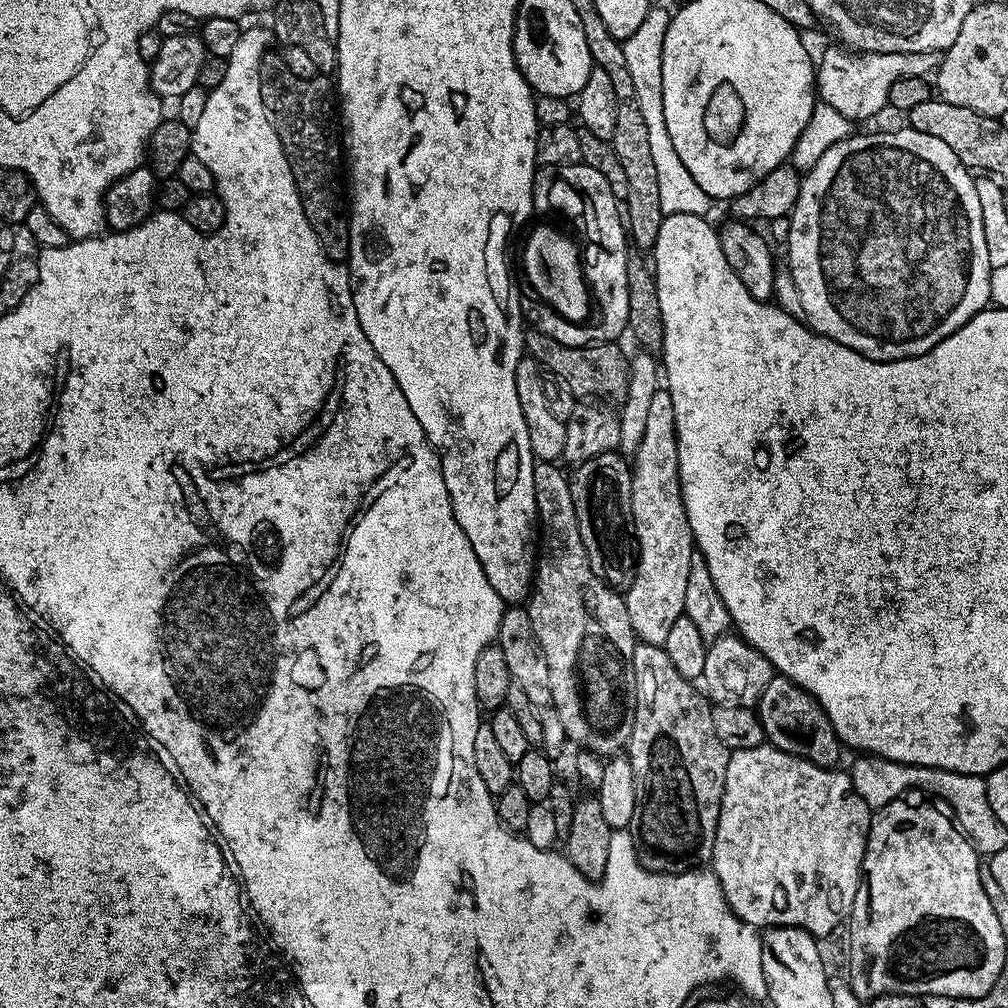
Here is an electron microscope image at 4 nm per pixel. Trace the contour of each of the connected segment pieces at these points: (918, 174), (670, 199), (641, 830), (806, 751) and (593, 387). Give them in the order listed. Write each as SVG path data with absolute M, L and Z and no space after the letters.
M901 126L897 132L868 132L865 136L853 134L842 142L830 146L822 158L812 168L803 173L800 181L798 202L791 210L788 224L788 264L794 286L802 297L804 320L813 332L830 338L842 346L850 346L858 354L871 360L901 360L929 352L938 342L942 342L954 330L958 330L970 318L989 307L990 294L990 254L986 254L986 230L982 226L982 202L978 202L978 190L973 173L938 138L922 134L918 130Z
M653 6L649 8L642 26L630 34L628 40L623 41L626 54L626 66L630 70L630 79L634 82L634 94L638 98L638 110L642 110L642 118L646 118L646 130L650 130L650 150L654 157L654 166L658 170L658 194L662 194L662 210L664 213L677 212L678 214L698 214L704 216L707 213L710 197L690 178L690 170L682 166L682 158L674 150L674 142L670 142L670 134L666 130L666 118L662 106L662 42L666 42L666 30L672 21L672 12L669 9Z
M643 642L637 643L636 649L634 650L634 658L632 659L632 673L636 679L634 685L636 690L636 709L634 710L634 726L632 727L632 733L628 739L626 745L626 755L630 766L634 770L634 790L636 791L636 805L634 806L634 814L636 817L632 819L632 827L630 829L632 833L632 841L636 847L636 853L638 854L638 862L647 872L675 872L677 874L681 872L690 872L693 870L703 869L705 866L711 865L712 863L712 851L714 850L714 834L716 833L716 827L718 826L718 814L720 813L720 803L722 802L722 794L724 793L724 787L726 786L726 766L728 765L728 758L730 755L729 748L720 741L718 734L714 734L714 718L712 717L714 708L710 703L707 695L693 681L682 678L682 674L678 674L677 668L674 667L674 662L670 662L670 654L666 654L664 647L658 644L646 644Z
M773 675L770 686L766 686L760 695L758 715L765 741L778 750L794 754L806 762L814 762L814 766L836 768L839 765L842 745L834 726L830 726L830 718L826 718L819 702L790 678Z
M528 330L524 333L527 355L534 357L555 379L566 382L566 386L577 398L591 398L596 402L623 401L628 393L629 357L623 356L615 343L588 344L584 348L568 348L554 338L546 338L543 330Z

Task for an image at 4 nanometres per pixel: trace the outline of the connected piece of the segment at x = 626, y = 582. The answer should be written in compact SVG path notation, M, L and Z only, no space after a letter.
M619 451L598 454L586 462L575 465L570 472L574 510L578 518L578 526L582 534L582 546L586 546L586 558L590 558L590 566L594 574L609 588L626 590L634 582L636 573L636 527L634 514L630 510L630 494L632 493L632 470L629 461Z

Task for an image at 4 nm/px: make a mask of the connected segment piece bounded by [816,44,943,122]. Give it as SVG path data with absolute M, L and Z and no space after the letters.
M838 44L828 47L818 56L816 65L817 95L821 103L833 106L843 117L853 122L866 120L888 106L890 88L904 77L927 77L940 67L941 51L908 53L857 53Z

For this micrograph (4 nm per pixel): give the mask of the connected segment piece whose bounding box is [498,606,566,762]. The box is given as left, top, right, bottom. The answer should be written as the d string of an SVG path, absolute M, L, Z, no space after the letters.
M524 606L505 607L501 616L498 643L506 657L512 682L522 686L526 698L530 698L530 703L534 705L534 710L538 710L538 718L542 722L542 751L548 755L549 760L559 761L559 756L564 752L566 737L562 730L562 718L558 718L558 710L554 706L554 694L550 694L550 666L546 666L546 654L542 654L538 634L534 634L534 622L530 622L530 614Z

